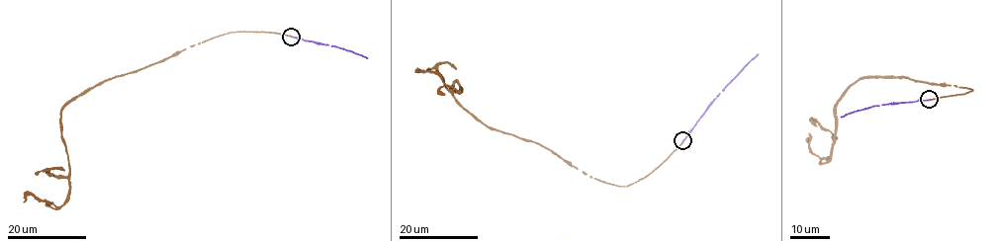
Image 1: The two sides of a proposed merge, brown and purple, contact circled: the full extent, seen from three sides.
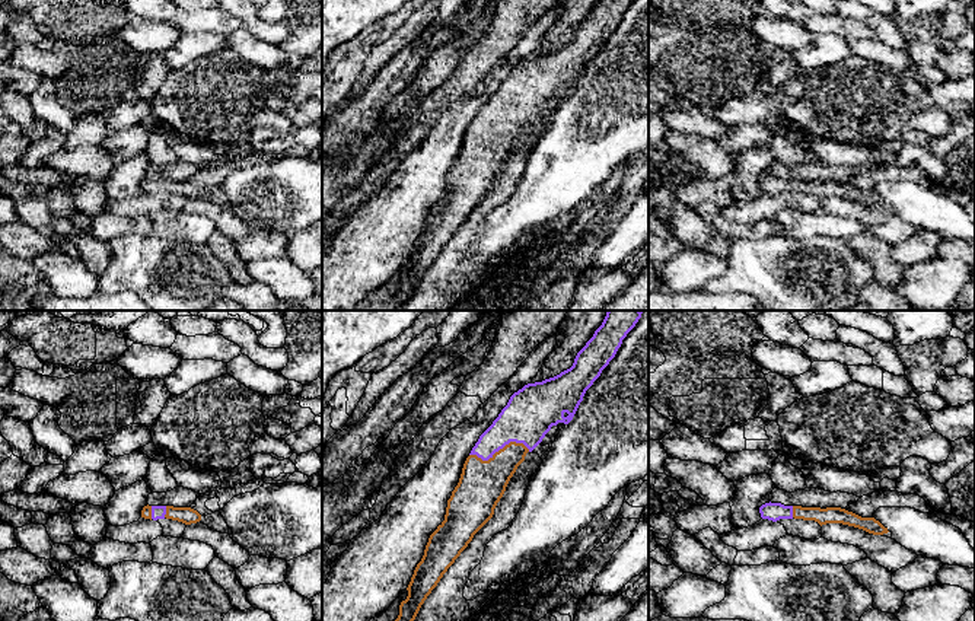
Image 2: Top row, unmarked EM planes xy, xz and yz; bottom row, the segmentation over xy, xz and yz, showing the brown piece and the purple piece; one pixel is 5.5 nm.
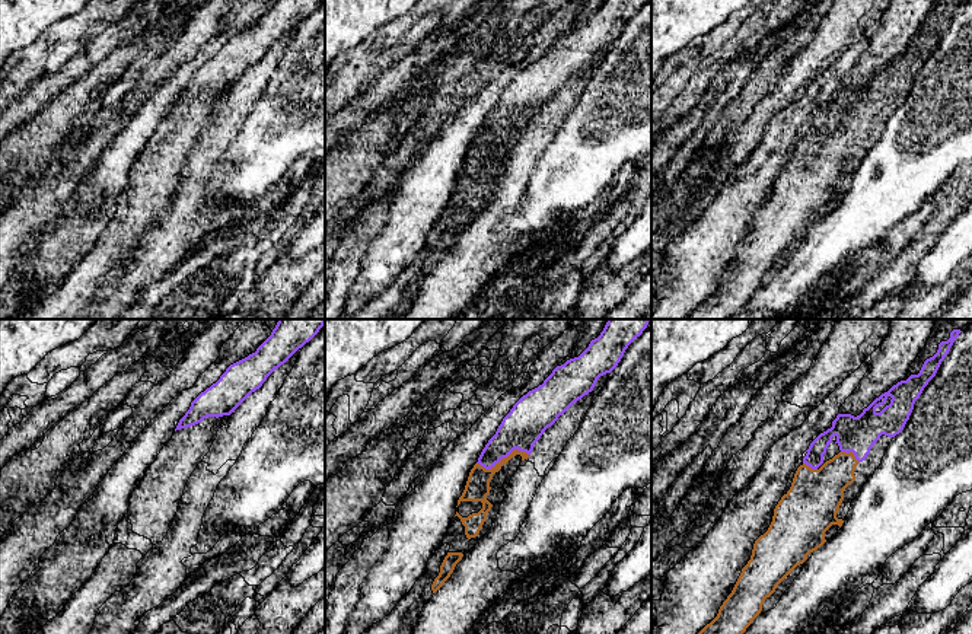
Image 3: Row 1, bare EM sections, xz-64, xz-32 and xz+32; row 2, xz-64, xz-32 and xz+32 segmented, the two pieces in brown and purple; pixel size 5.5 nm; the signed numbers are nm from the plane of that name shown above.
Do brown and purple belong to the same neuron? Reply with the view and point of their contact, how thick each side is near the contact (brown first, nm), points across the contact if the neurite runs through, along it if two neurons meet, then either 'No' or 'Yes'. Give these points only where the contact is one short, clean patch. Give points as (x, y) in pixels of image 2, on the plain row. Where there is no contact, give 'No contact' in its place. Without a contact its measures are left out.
Touches brown at xz (500, 123). Thickness 260 nm (brown) against 280 nm. Path across: xz (483, 156), (488, 140), (500, 123), (529, 88). Yes

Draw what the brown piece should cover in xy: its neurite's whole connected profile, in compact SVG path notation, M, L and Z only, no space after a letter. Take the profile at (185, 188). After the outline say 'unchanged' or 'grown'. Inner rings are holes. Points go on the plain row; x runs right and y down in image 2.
M144 179L141 184L144 192L172 192L185 198L197 197L201 194L201 188L191 181L173 181L173 179Z; grown

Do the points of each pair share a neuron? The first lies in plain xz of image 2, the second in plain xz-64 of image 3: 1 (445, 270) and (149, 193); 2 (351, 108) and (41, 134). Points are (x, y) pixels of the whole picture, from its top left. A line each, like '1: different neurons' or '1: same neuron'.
1: different neurons
2: different neurons

